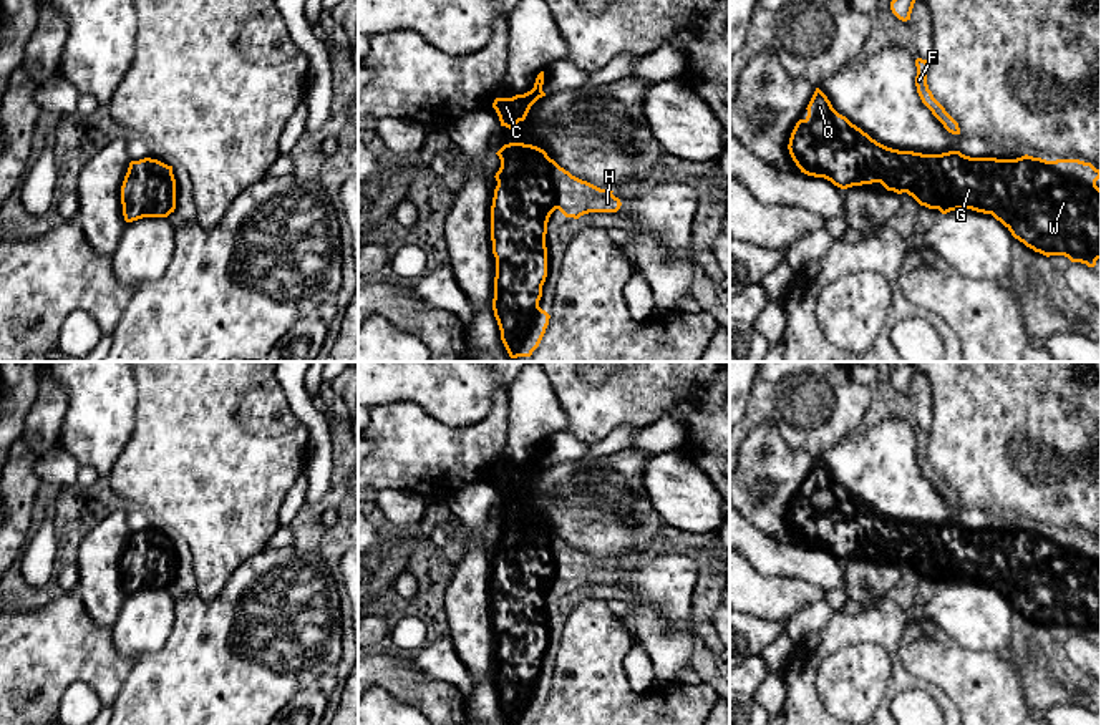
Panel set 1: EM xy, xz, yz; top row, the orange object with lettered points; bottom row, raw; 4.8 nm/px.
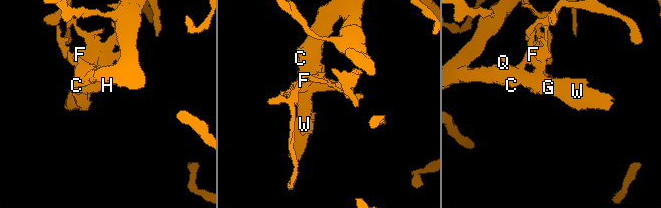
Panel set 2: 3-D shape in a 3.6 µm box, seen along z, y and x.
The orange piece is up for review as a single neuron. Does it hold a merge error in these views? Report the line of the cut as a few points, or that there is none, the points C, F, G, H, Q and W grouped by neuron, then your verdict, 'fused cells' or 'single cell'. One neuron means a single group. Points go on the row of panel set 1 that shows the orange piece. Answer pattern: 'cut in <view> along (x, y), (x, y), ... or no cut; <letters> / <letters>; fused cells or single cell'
no cut; C F G H Q W; single cell

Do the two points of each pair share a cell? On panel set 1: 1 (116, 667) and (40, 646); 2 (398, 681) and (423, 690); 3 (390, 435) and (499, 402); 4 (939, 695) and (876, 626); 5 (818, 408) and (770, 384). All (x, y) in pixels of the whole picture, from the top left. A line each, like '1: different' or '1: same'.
1: same
2: same
3: same
4: same
5: same

